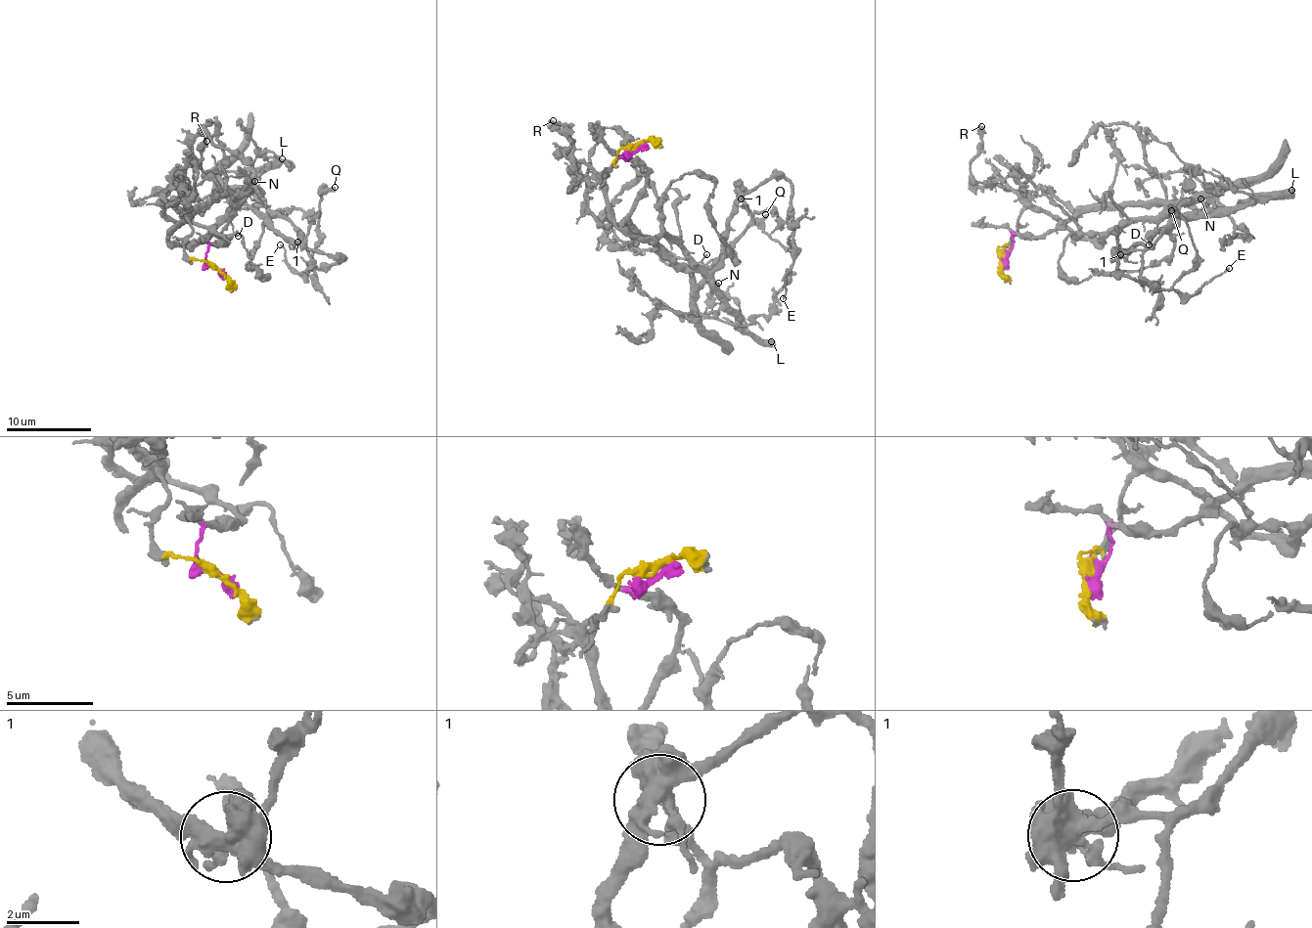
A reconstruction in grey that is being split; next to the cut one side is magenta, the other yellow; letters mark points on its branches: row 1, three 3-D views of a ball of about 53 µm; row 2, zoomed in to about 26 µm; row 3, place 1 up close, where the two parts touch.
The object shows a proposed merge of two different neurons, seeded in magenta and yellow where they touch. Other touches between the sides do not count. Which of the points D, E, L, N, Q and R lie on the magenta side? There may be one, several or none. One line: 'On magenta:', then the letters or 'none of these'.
On magenta: none of these

